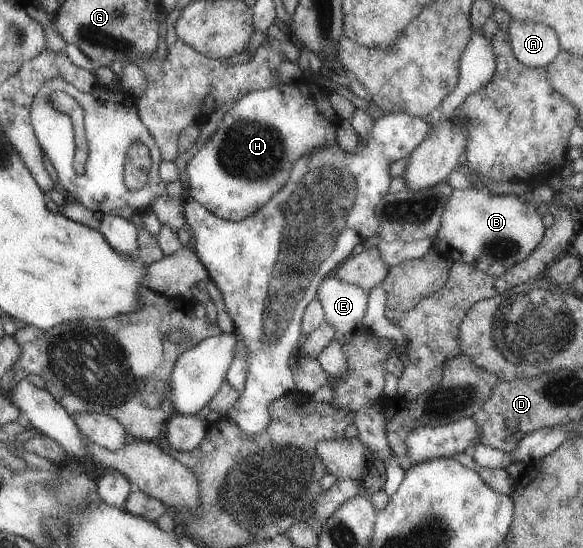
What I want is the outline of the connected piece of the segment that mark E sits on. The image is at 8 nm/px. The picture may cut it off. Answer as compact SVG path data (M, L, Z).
M328 276L318 286L316 299L323 309L323 321L333 329L339 344L347 342L361 326L367 292L361 287Z

